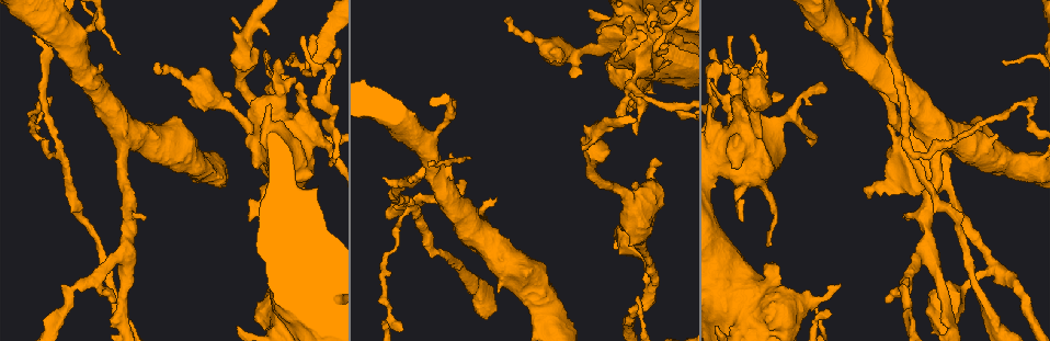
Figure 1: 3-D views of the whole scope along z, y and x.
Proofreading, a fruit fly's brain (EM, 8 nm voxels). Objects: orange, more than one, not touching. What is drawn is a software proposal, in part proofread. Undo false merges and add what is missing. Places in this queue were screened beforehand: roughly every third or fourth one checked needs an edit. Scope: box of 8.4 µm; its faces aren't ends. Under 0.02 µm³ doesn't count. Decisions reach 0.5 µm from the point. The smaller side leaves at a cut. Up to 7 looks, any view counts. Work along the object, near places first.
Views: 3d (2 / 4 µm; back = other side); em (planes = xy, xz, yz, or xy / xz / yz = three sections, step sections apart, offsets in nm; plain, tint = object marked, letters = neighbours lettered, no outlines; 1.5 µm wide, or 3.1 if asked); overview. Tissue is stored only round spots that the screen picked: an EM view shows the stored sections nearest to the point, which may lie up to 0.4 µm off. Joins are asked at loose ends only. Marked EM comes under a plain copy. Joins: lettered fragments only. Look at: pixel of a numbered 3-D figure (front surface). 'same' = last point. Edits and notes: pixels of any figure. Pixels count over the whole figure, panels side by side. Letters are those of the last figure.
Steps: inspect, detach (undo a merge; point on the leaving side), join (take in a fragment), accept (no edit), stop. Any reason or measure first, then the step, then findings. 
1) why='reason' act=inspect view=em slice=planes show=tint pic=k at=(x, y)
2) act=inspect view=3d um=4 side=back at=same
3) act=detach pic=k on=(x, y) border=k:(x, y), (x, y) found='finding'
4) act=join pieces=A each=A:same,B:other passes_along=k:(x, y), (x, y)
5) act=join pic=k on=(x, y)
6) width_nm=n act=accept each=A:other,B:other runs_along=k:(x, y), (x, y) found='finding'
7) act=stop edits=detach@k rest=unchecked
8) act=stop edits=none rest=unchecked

why='arms part here' act=inspect view=em slice=yz step=8 show=tint pic=1 at=(993, 266)

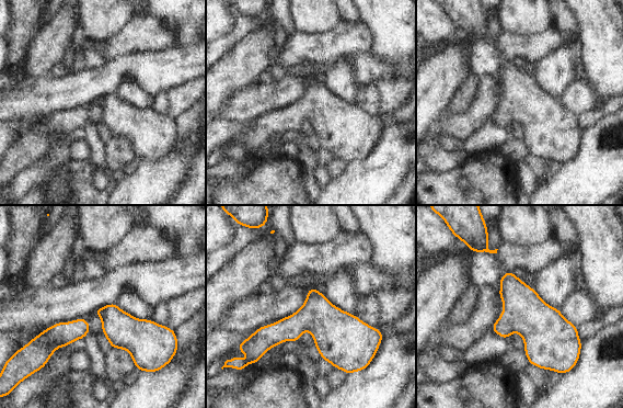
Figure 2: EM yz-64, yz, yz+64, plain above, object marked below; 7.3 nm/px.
act=inspect view=em slice=planes show=letters at=same

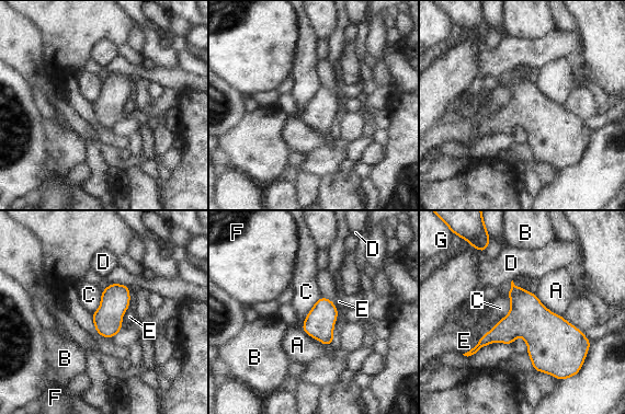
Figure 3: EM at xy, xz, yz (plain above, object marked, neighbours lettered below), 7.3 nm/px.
width_nm=220 act=accept each=A:other,B:other,C:other,D:other,E:other,F:other,G:other border=3:(321, 297), (306, 315), (300, 330) found='one cell here'

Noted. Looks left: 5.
act=inspect view=em slice=xy step=4 show=letters pic=1 at=(111, 302)

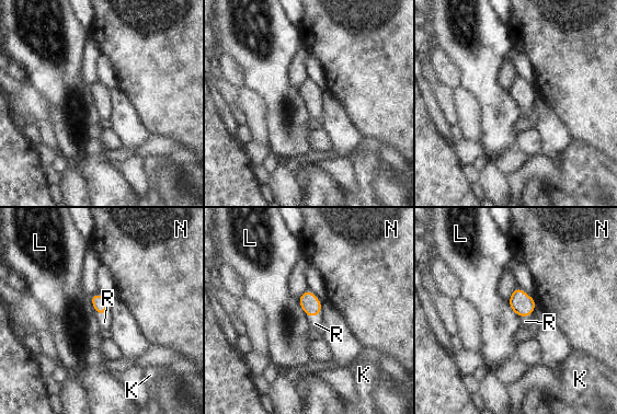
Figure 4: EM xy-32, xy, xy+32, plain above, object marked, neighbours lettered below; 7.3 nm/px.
act=inspect view=em slice=yz step=8 show=letters at=same

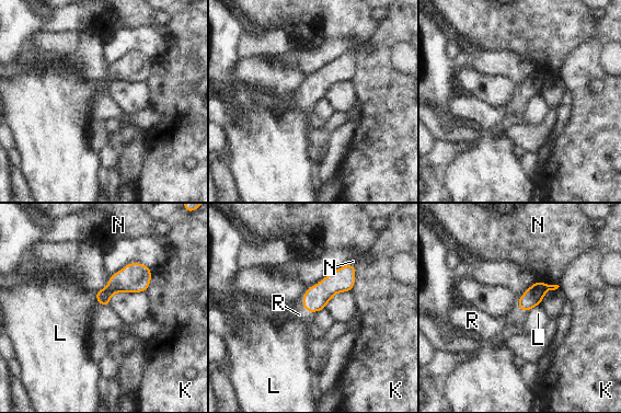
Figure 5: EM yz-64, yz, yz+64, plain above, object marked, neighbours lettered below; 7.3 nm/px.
act=join pieces=R each=K:other,L:other,N:other,R:same passes_along=5:(315, 298), (308, 311), (299, 314) found='the cell continues'

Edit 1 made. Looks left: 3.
why='an open end' act=inspect view=em slice=yz step=8 show=letters pic=1 at=(453, 103)

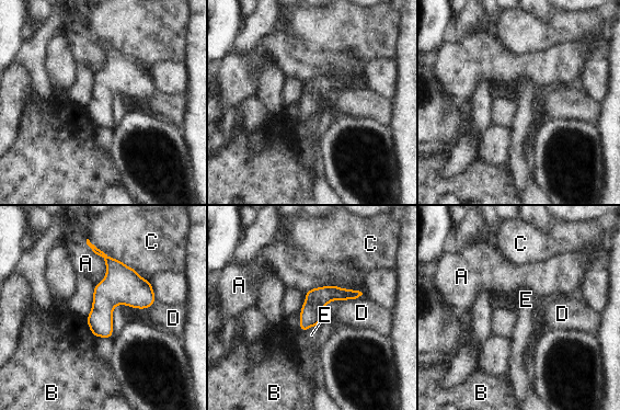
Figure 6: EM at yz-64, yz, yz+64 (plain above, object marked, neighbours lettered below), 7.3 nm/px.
longest_contact=C:550nm act=accept each=A:other,B:other,C:other,D:other,E:other runs_along=6:(356, 293), (328, 294), (302, 328) found='no lettered fragment goes on from it'

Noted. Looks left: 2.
act=stop edits=join@5 rest=unchecked

